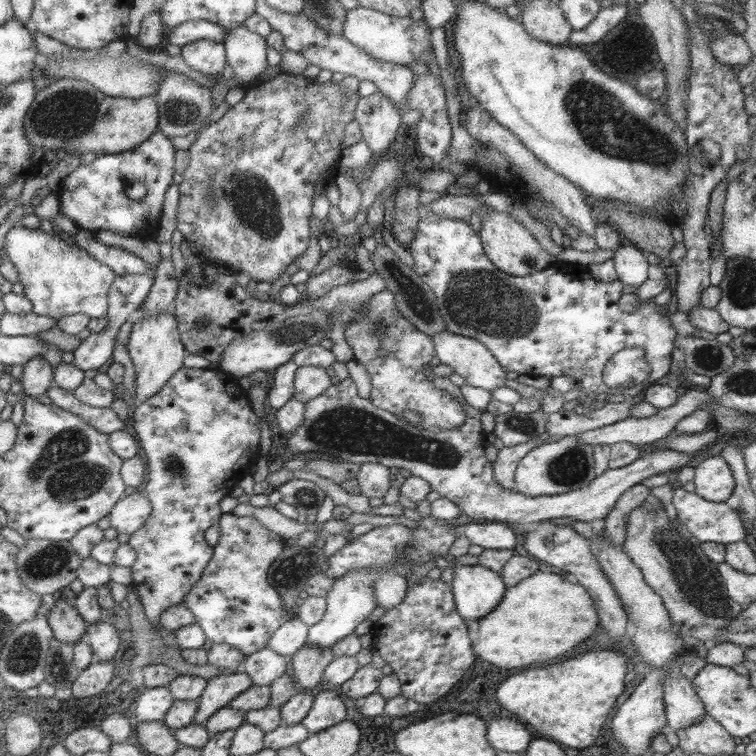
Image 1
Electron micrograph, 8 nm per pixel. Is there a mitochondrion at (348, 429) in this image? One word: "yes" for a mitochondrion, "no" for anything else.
yes

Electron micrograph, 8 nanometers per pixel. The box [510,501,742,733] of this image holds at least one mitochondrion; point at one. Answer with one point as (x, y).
(695, 578)

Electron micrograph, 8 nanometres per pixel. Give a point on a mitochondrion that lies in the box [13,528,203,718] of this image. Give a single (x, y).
(46, 562)

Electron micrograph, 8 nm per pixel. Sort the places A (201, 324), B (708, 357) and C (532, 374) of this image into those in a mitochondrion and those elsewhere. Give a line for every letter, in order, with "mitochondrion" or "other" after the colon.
A: mitochondrion
B: mitochondrion
C: other

